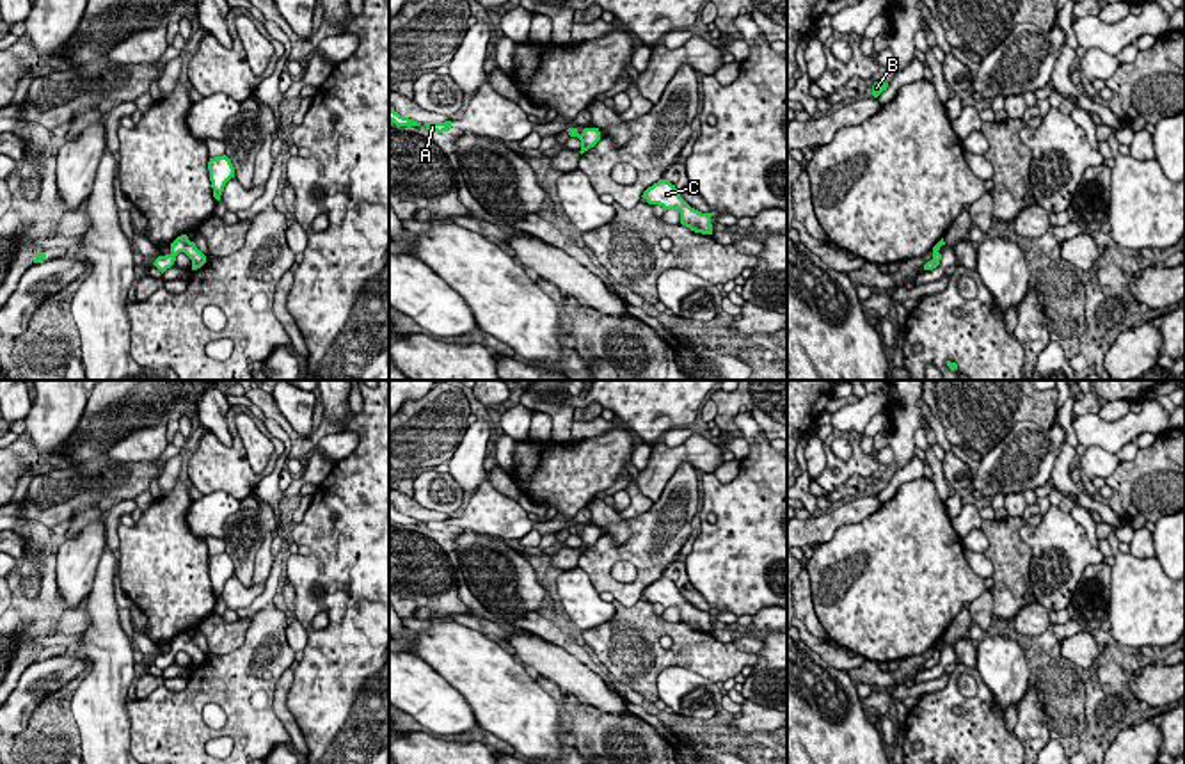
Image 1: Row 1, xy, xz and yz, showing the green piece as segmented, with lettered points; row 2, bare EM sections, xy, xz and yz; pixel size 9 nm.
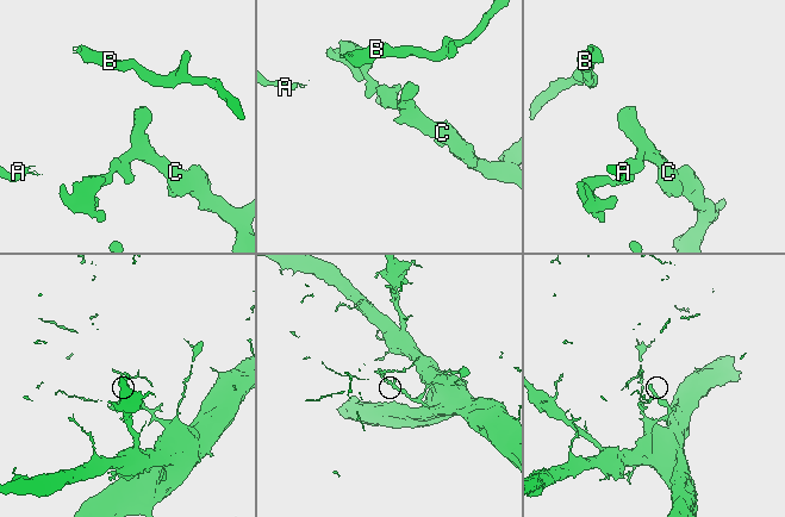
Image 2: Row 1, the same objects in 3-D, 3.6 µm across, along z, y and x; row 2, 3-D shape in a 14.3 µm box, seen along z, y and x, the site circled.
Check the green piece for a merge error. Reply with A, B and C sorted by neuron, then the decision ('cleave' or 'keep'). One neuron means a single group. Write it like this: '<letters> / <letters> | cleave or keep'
A B / C | cleave

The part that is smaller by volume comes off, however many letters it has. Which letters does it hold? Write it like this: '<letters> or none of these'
A, B

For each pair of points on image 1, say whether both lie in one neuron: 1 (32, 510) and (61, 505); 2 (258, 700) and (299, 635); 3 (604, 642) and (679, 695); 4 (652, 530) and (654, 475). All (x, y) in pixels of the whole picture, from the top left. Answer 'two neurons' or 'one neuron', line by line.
1: one neuron
2: two neurons
3: two neurons
4: two neurons

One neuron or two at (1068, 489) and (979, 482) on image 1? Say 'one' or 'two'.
two

